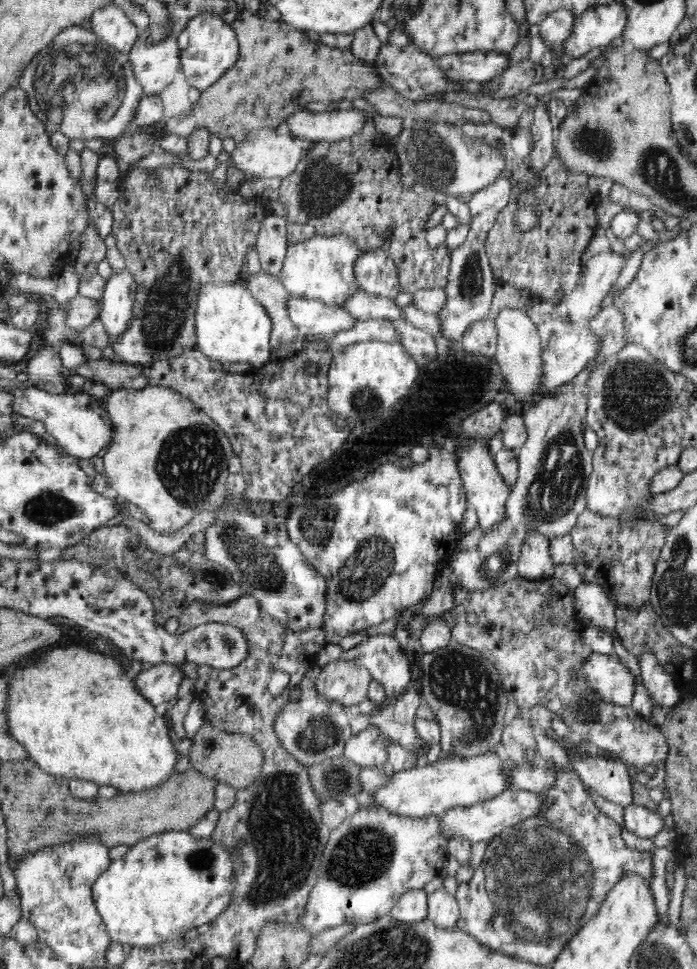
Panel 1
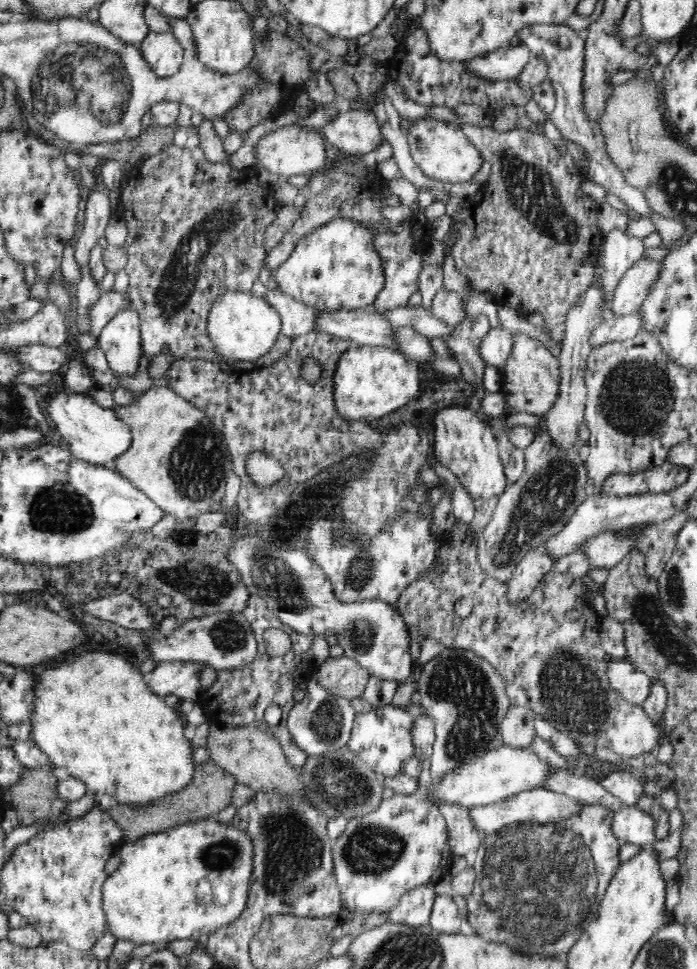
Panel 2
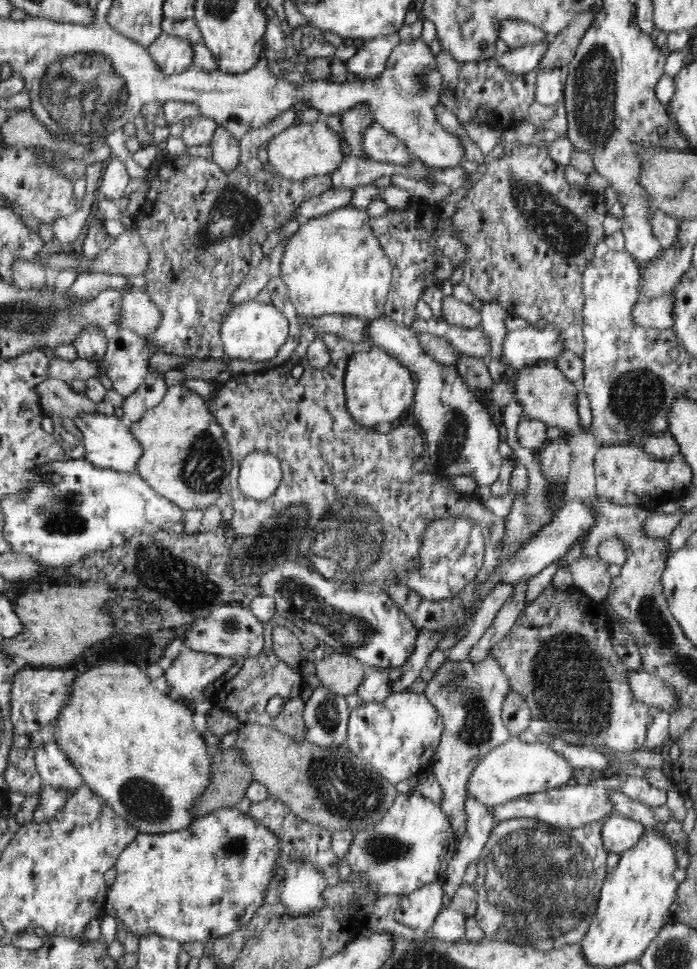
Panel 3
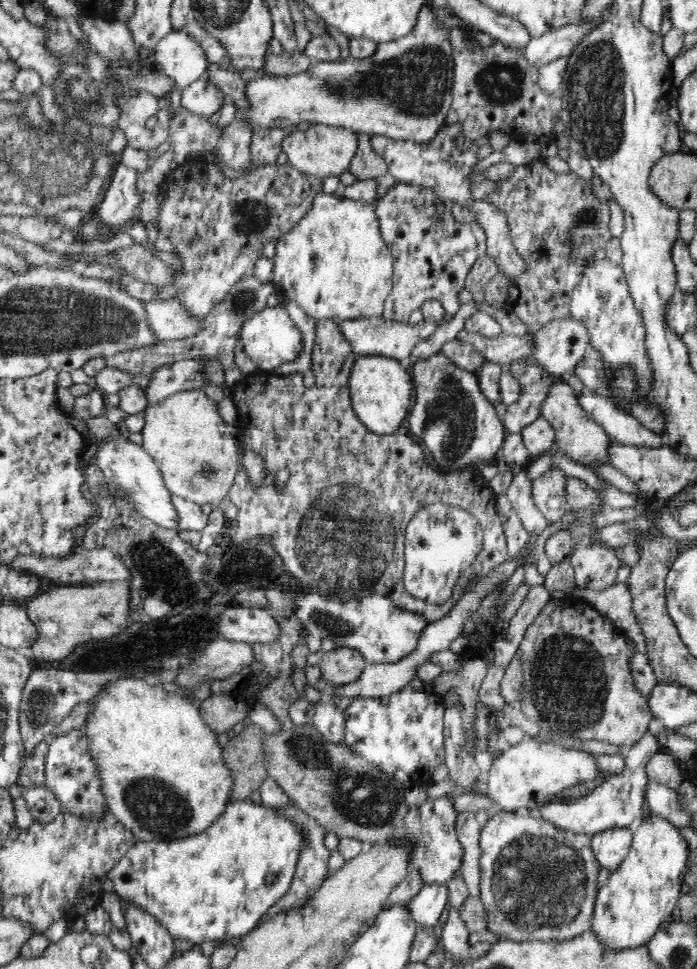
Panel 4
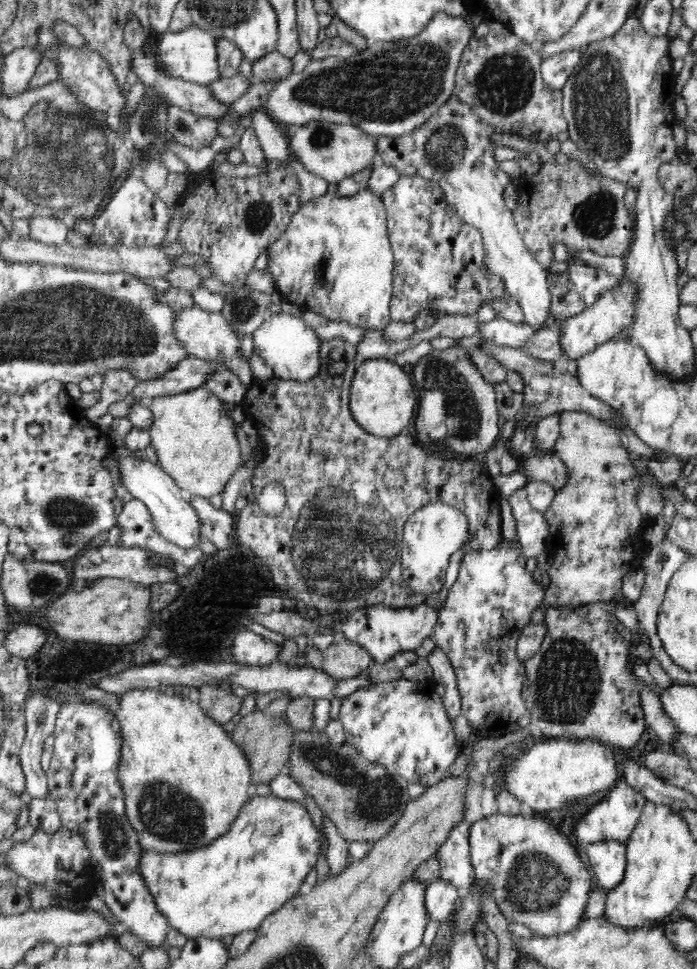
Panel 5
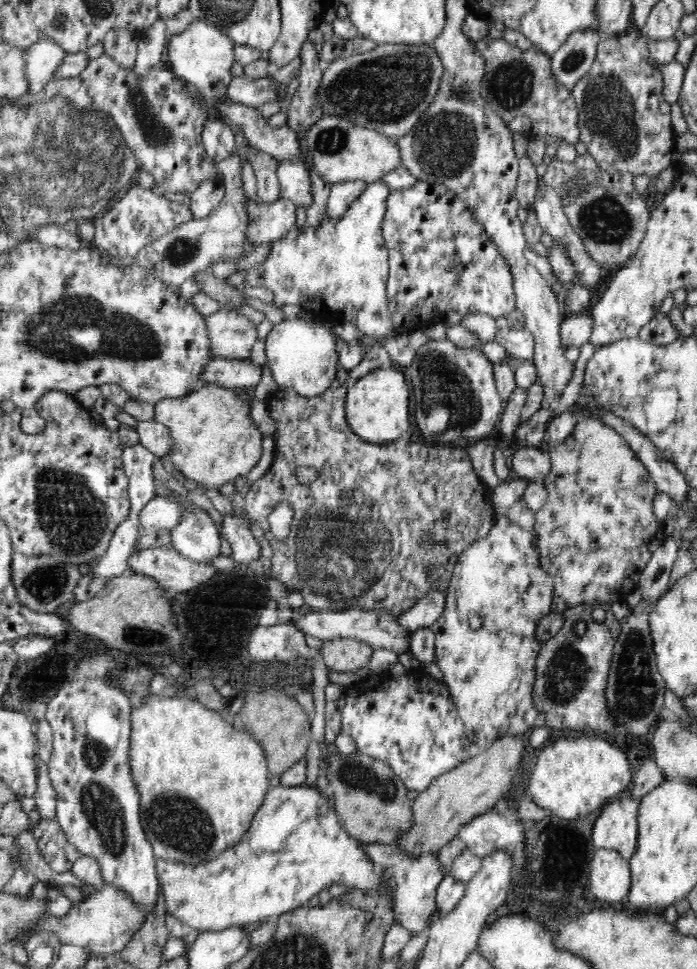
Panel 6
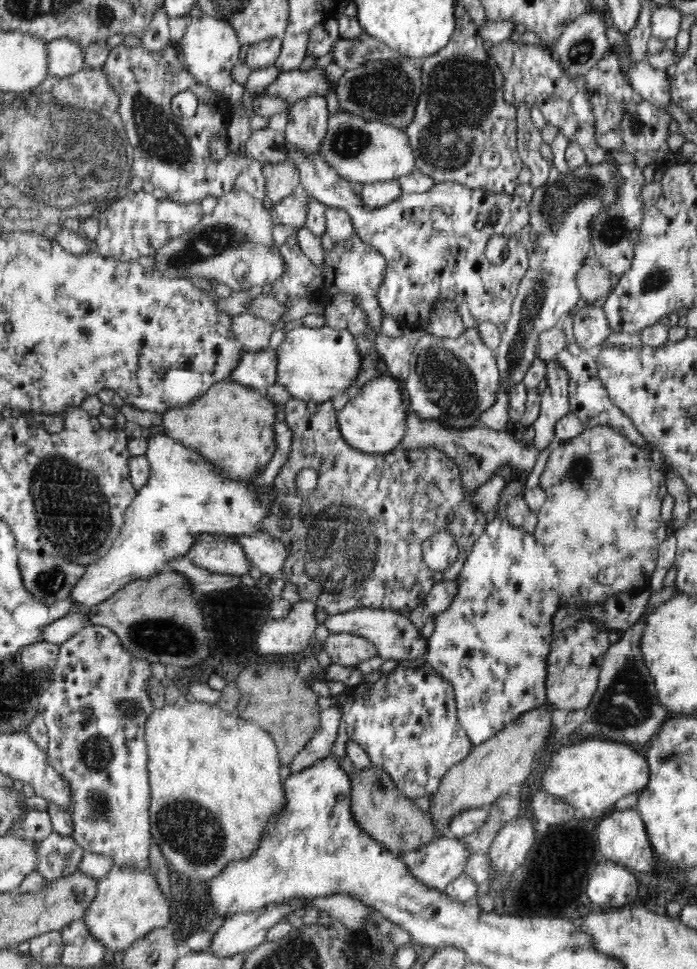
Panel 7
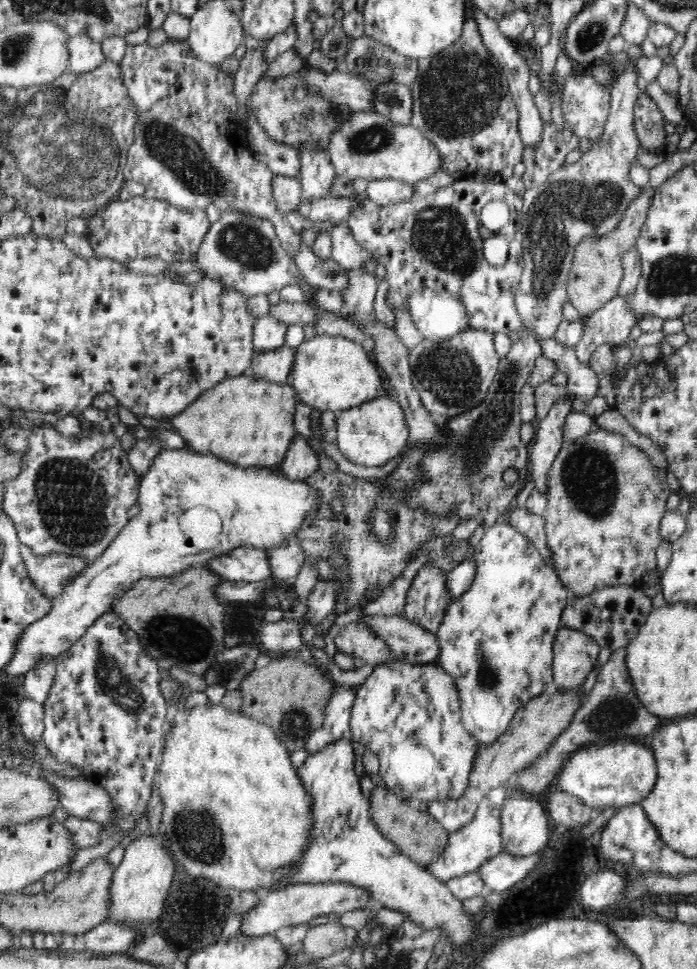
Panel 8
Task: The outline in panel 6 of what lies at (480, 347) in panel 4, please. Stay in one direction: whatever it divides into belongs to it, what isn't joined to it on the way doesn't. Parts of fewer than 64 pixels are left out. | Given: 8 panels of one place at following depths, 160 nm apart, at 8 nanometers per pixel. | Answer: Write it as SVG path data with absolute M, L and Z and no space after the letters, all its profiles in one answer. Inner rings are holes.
M590 310L584 312L570 312L563 319L560 335L562 335L562 345L579 346L590 342L594 332L594 321Z

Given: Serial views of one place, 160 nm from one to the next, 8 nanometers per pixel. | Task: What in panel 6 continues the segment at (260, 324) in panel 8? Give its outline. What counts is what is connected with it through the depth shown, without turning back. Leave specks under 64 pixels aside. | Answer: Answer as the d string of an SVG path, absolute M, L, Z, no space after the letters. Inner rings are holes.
M221 310L205 318L212 341L213 356L224 359L249 358L258 340L256 324L234 310Z

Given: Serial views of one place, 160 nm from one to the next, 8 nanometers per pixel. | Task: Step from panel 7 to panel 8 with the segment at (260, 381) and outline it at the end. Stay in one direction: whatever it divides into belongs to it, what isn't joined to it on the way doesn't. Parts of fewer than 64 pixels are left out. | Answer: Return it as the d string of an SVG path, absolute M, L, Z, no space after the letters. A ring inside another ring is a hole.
M282 346L278 350L254 354L251 358L250 375L268 382L289 382L297 348Z

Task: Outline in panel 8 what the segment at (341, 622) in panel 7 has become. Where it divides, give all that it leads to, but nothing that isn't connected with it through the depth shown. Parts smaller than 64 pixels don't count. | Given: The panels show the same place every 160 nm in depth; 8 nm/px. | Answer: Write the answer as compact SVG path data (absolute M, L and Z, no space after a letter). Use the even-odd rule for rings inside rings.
M403 615L358 616L358 622L370 627L383 639L395 660L412 665L437 662L440 654L437 636Z

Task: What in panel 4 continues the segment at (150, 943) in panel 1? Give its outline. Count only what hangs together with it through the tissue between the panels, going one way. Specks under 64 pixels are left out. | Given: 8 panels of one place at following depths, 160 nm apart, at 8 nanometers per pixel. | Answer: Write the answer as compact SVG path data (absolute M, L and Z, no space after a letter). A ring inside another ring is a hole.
M250 799L236 800L234 803L228 803L224 812L220 814L205 828L202 832L177 838L176 840L137 840L125 853L124 856L116 863L116 866L107 874L107 879L114 882L116 894L122 902L131 904L138 910L156 919L173 938L184 938L190 940L195 945L203 942L212 942L216 940L219 943L238 941L240 936L248 934L254 929L263 912L266 912L279 898L282 898L288 892L291 883L297 876L297 858L301 849L301 836L297 833L294 825L284 817L278 815L276 810L266 808L262 804L256 805Z

